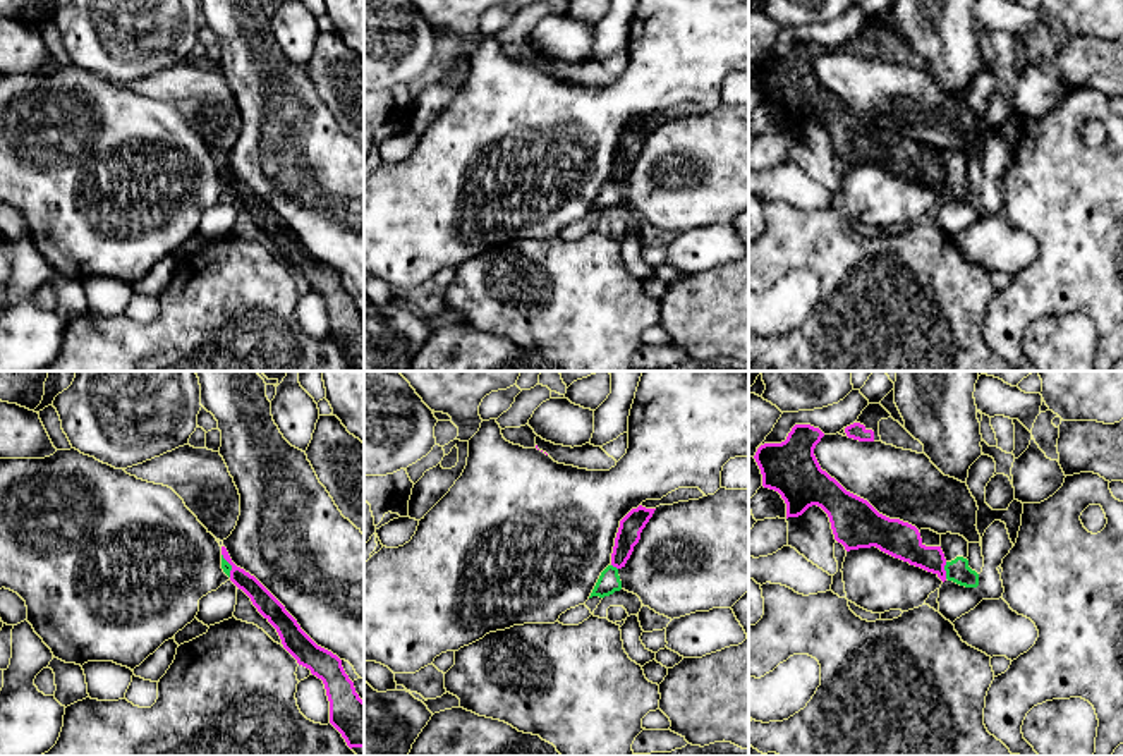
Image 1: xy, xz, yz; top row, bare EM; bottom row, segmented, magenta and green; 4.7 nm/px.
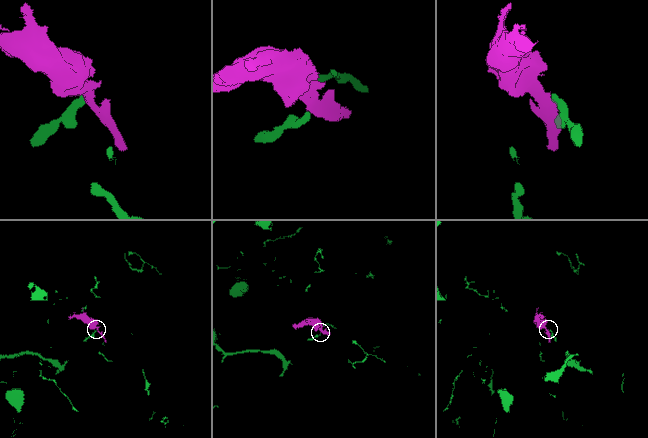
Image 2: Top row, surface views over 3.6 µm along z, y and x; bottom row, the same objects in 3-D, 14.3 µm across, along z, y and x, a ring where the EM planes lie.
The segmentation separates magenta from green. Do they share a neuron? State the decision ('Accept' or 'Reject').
Reject

